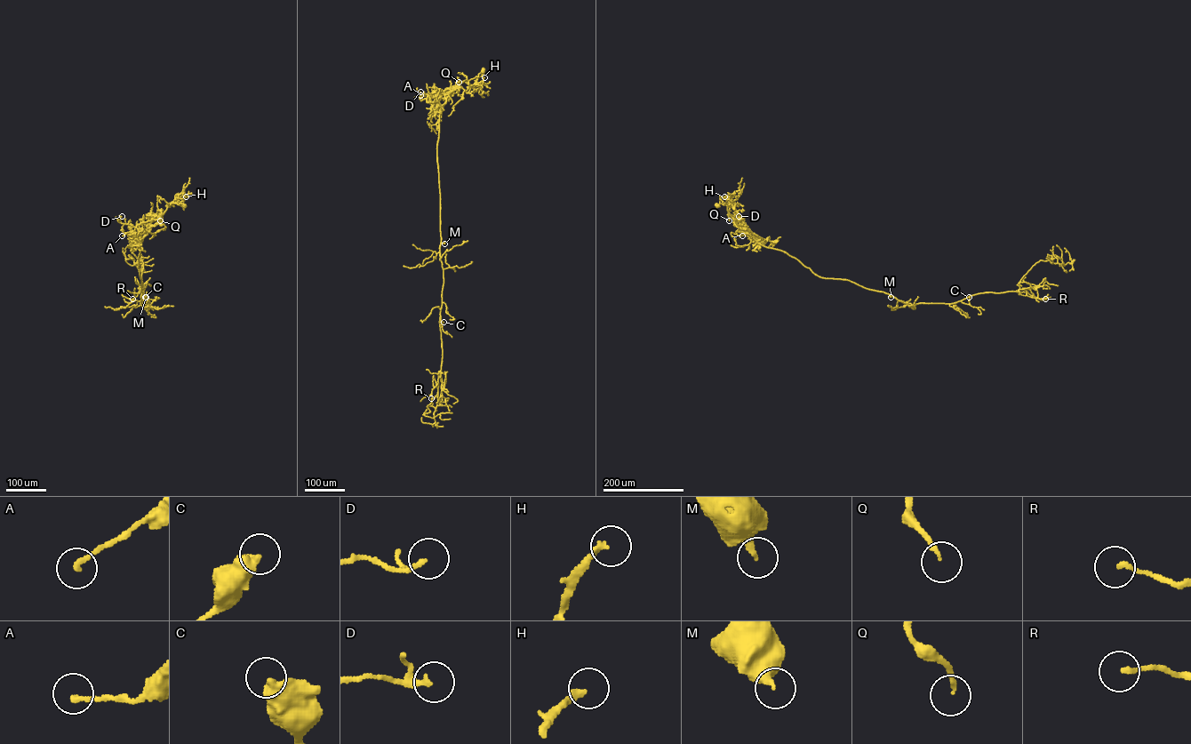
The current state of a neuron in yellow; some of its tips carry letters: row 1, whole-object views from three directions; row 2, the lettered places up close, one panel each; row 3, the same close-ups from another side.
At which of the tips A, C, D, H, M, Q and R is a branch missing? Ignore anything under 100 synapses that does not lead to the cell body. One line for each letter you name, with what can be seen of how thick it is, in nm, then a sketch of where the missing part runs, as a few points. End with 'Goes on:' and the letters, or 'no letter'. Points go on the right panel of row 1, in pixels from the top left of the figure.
H: Thickness 200 nm
Goes on: H

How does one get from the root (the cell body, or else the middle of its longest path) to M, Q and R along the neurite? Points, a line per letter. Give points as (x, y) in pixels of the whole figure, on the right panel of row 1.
M: (717, 205), (726, 203), (734, 221), (758, 243), (785, 252), (818, 276), (849, 280), (890, 294), (891, 297)
Q: (717, 205), (728, 204), (729, 220)
R: (717, 205), (726, 203), (758, 243), (818, 276), (908, 304), (1024, 288), (1045, 299)

